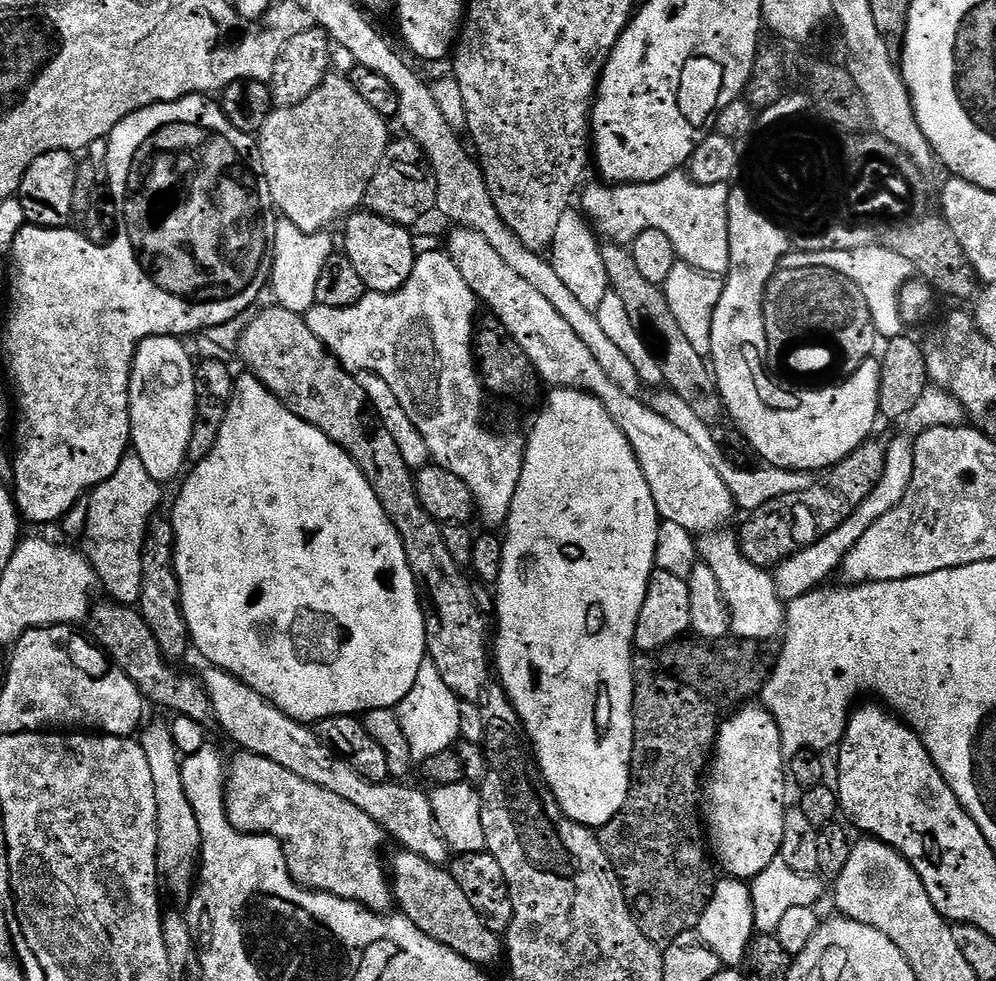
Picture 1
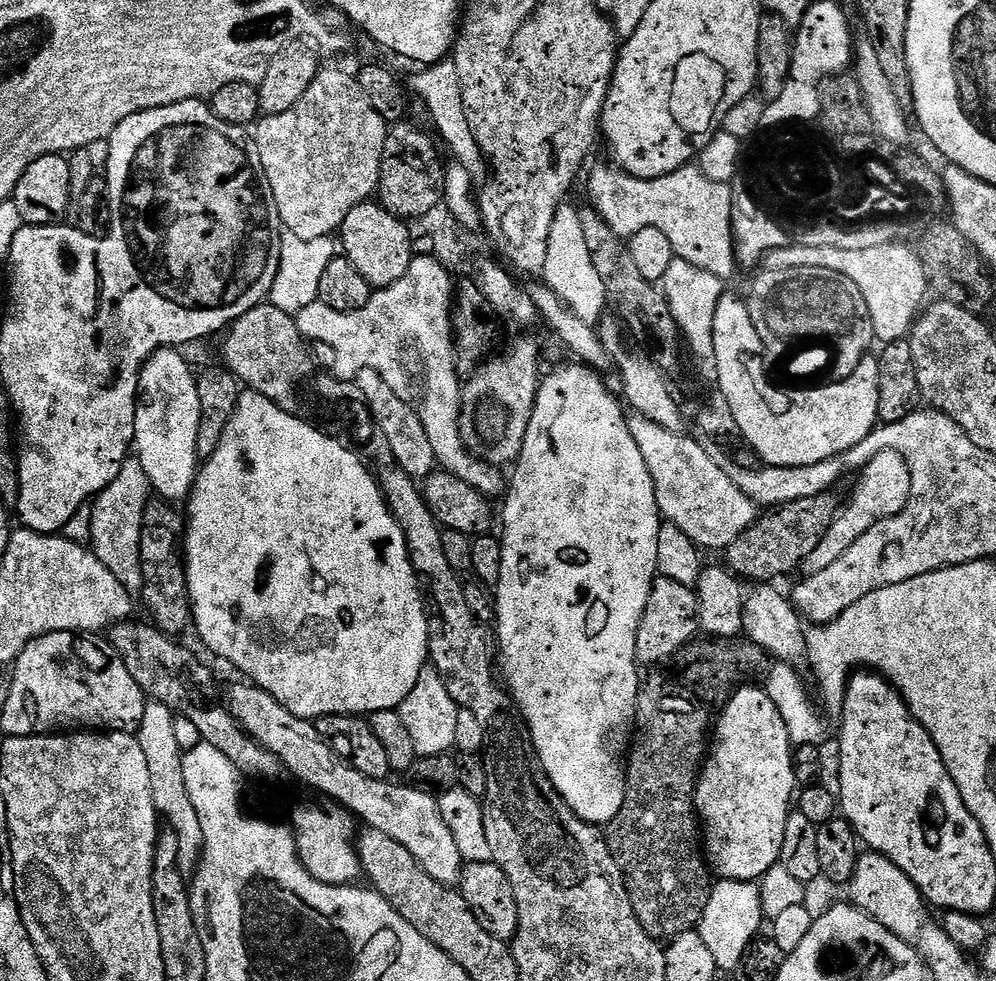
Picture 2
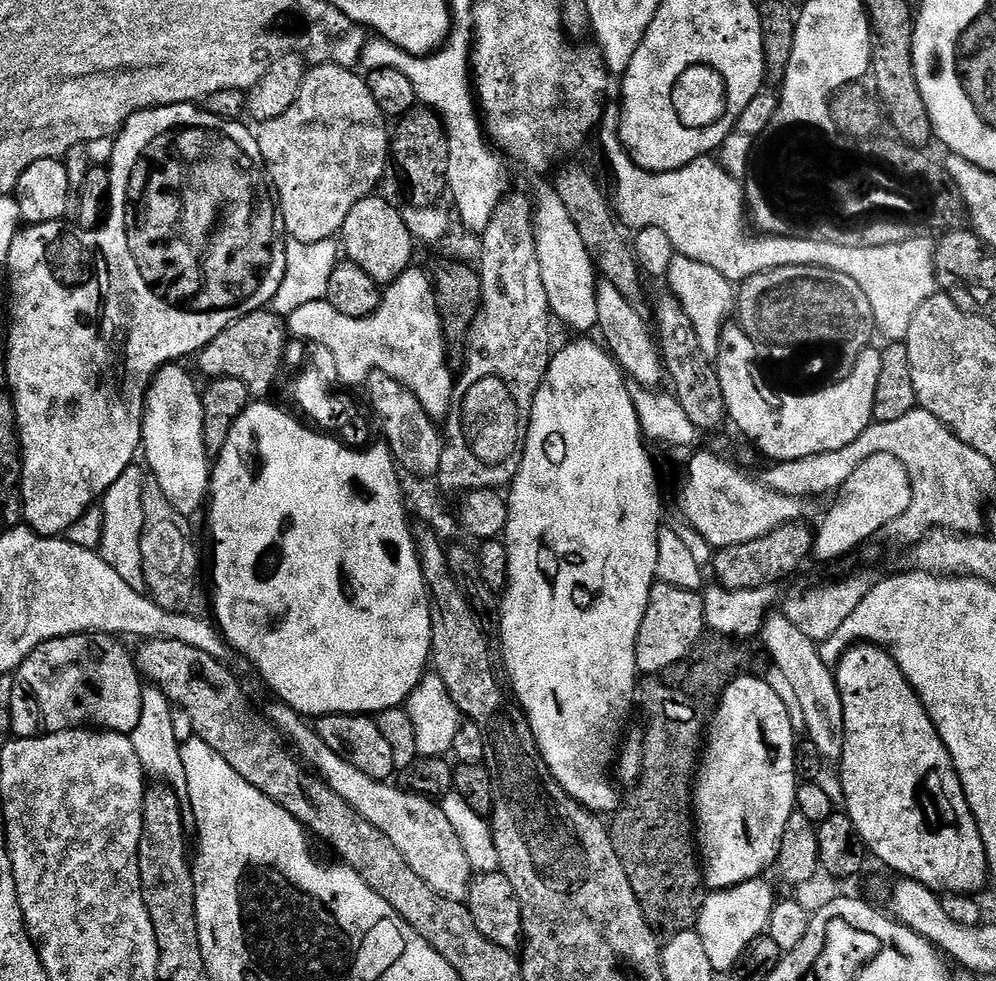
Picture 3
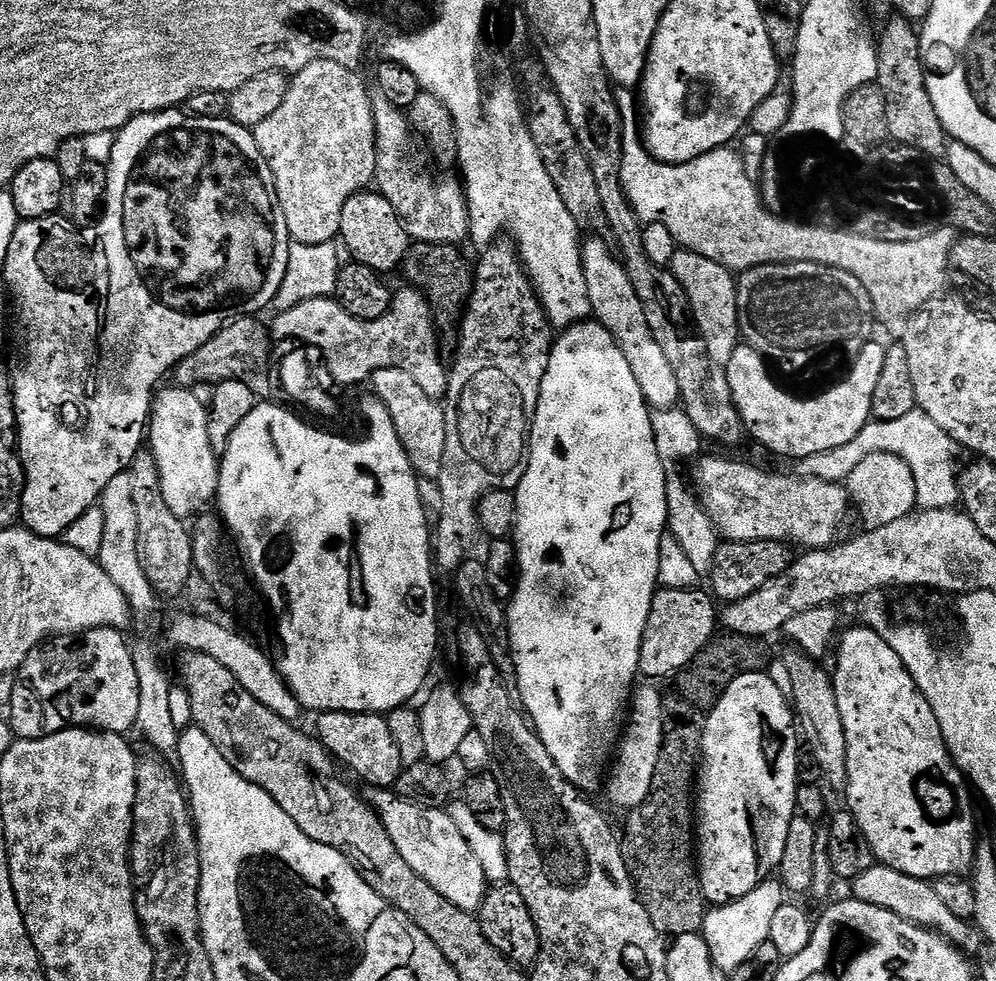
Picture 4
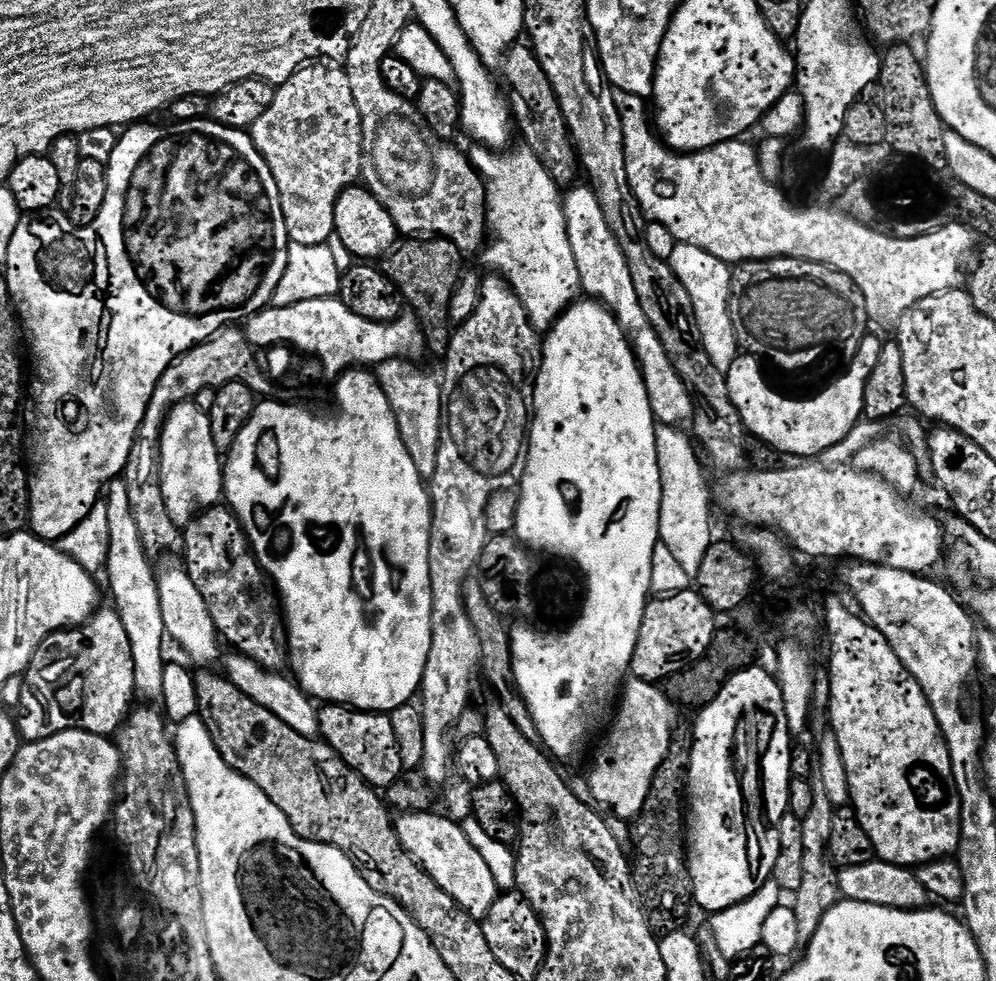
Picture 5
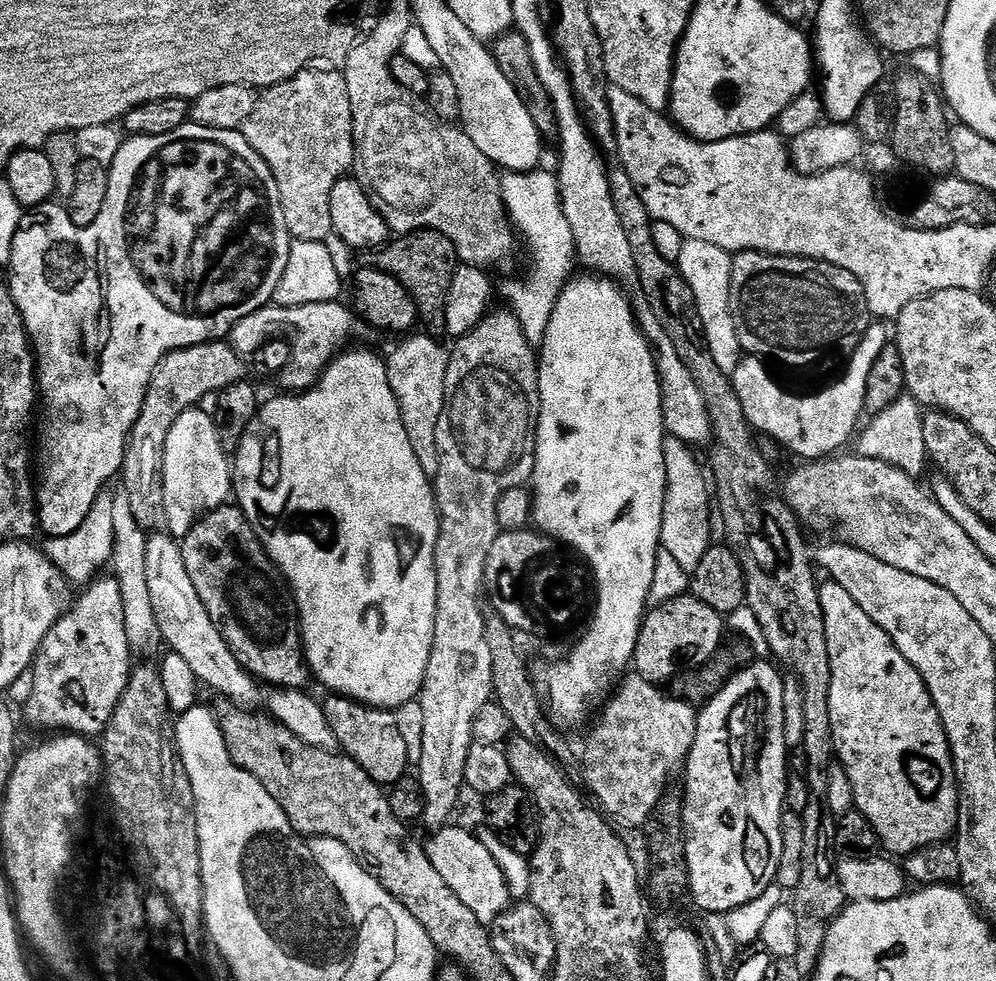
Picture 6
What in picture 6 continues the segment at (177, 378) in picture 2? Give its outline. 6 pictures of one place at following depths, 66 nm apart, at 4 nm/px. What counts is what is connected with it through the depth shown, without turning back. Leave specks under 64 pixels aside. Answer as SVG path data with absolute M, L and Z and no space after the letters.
M199 407L187 408L174 422L174 426L170 426L170 438L166 438L166 450L164 451L164 522L167 531L172 531L176 535L173 537L176 538L183 538L186 534L190 534L190 530L200 517L216 508L221 508L223 504L229 503L230 497L234 492L234 468L230 463L229 453L224 452L220 445L220 430L216 427L215 419L209 413L207 416L206 413L200 411Z

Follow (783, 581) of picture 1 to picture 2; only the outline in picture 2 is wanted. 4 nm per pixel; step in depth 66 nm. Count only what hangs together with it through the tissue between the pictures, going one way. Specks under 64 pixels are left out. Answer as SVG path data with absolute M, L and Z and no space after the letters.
M878 452L875 453L876 472L868 472L856 484L856 489L852 492L852 501L845 503L837 512L830 530L814 546L814 554L806 558L802 565L804 576L818 574L818 570L826 570L826 566L831 566L835 560L842 558L866 530L870 530L879 520L889 520L891 516L897 516L906 506L910 498L910 470L908 463L897 454L897 452Z

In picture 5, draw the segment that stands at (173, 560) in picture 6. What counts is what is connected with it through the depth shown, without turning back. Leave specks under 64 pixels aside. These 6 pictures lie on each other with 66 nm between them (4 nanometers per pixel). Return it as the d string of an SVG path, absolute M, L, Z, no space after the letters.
M177 566L173 572L163 573L161 571L156 577L156 585L167 639L171 643L173 640L194 663L204 664L200 666L212 666L216 659L219 661L222 637L214 626L214 618L206 606L206 598L202 598L202 594L198 594L198 586L194 586L194 582L190 582L188 569Z

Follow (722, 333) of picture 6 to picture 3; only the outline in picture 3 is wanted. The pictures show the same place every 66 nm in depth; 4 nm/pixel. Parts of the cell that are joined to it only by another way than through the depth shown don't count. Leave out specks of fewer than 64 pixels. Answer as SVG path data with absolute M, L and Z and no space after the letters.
M678 254L670 262L666 287L682 304L686 318L690 318L690 326L694 328L694 334L698 336L702 354L706 354L708 360L715 361L720 354L722 330L725 324L729 323L734 312L733 281L722 278L722 274L718 274L718 270L710 266L702 266L702 262L694 262L694 258L686 258Z

